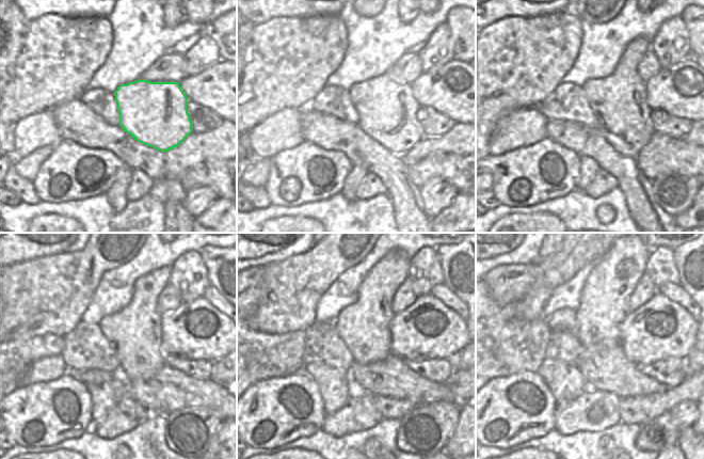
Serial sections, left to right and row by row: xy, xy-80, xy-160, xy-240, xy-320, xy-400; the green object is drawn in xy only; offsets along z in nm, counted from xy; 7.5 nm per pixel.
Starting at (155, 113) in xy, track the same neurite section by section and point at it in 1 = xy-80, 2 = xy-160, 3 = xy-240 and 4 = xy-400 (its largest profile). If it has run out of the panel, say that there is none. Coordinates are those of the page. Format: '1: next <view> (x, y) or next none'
1: next xy-80 (386, 108)
2: next xy-160 (619, 100)
3: next xy-240 (134, 332)
4: next xy-400 (612, 279)

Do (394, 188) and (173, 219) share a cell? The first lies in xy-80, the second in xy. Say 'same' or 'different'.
same

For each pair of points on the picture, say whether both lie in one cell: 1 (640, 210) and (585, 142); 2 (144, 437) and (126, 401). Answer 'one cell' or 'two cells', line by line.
1: one cell
2: two cells

